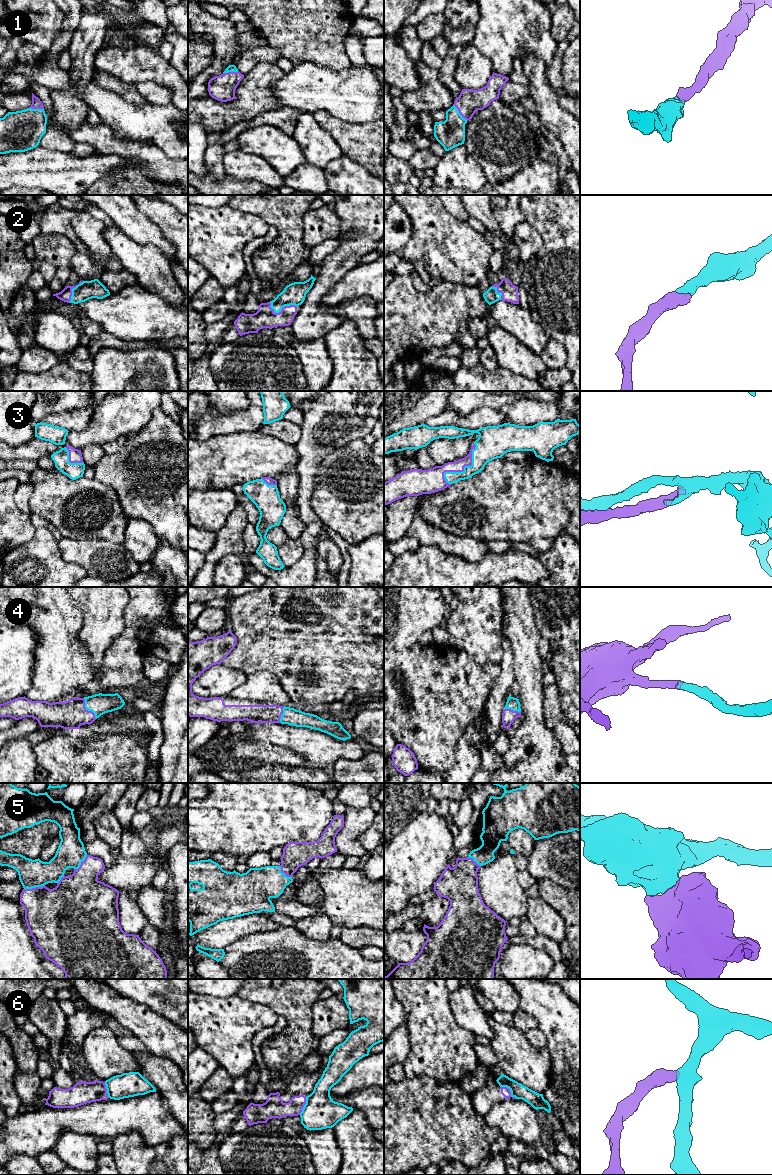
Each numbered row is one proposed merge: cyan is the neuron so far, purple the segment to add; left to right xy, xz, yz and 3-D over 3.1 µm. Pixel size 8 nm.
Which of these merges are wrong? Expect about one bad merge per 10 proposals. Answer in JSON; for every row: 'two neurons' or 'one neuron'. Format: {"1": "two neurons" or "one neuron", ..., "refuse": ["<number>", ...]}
{"1": "one neuron", "2": "one neuron", "3": "one neuron", "4": "one neuron", "5": "one neuron", "6": "two neurons", "refuse": ["6"]}

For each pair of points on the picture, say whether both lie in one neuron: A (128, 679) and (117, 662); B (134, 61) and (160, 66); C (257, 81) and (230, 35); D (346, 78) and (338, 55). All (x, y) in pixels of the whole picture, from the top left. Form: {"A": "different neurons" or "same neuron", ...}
{"A": "same neuron", "B": "same neuron", "C": "different neurons", "D": "different neurons"}

